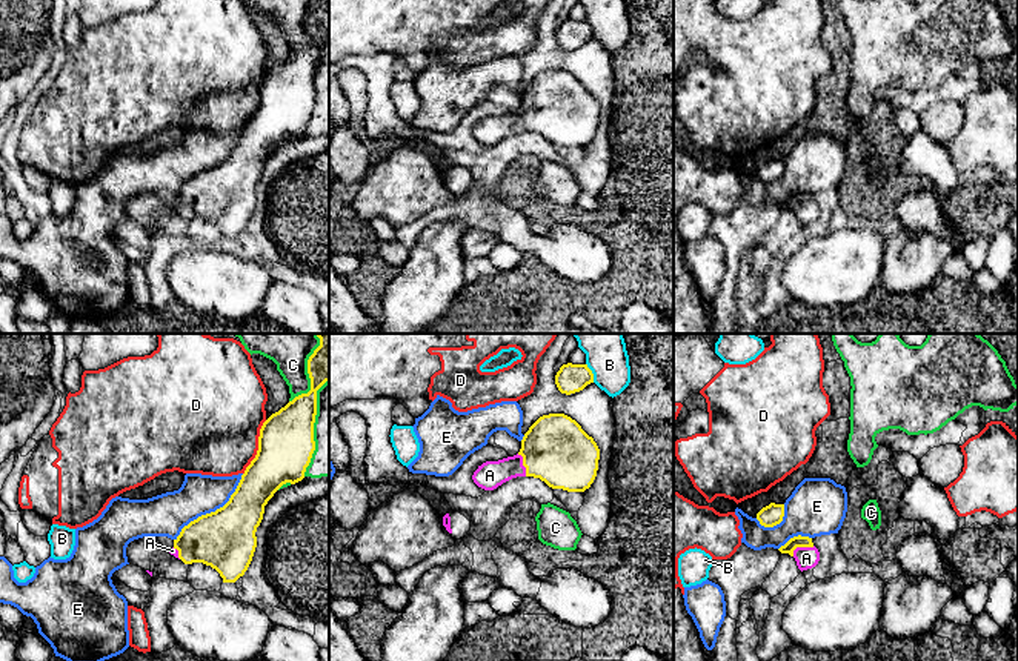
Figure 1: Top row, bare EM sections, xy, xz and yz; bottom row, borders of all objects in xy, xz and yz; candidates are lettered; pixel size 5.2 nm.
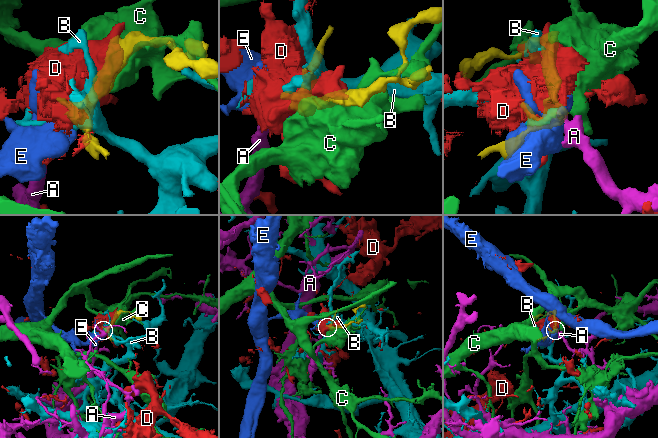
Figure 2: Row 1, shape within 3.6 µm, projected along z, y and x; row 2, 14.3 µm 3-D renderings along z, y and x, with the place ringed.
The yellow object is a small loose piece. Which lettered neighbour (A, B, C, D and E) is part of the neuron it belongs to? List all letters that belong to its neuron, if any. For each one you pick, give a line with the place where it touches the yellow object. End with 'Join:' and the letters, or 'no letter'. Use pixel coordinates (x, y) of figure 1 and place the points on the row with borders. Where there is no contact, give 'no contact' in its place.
A: contact yz (801, 546)
Join: A

